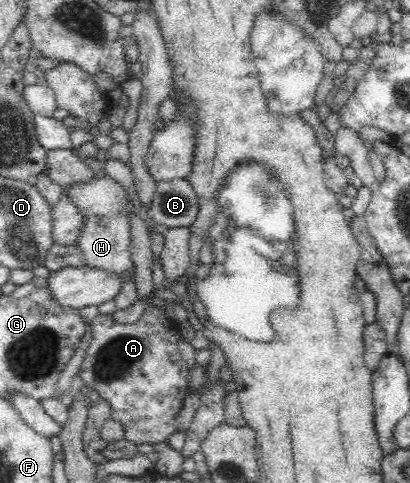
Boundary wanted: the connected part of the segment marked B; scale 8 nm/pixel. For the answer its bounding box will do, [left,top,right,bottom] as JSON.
[148,180,199,228]

